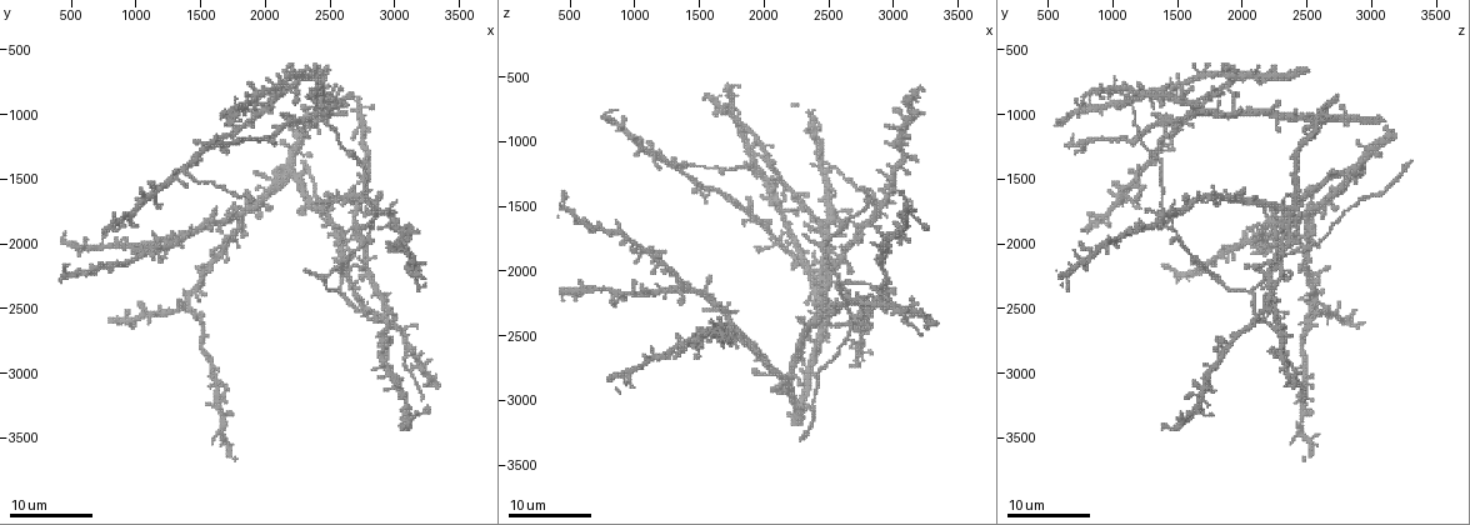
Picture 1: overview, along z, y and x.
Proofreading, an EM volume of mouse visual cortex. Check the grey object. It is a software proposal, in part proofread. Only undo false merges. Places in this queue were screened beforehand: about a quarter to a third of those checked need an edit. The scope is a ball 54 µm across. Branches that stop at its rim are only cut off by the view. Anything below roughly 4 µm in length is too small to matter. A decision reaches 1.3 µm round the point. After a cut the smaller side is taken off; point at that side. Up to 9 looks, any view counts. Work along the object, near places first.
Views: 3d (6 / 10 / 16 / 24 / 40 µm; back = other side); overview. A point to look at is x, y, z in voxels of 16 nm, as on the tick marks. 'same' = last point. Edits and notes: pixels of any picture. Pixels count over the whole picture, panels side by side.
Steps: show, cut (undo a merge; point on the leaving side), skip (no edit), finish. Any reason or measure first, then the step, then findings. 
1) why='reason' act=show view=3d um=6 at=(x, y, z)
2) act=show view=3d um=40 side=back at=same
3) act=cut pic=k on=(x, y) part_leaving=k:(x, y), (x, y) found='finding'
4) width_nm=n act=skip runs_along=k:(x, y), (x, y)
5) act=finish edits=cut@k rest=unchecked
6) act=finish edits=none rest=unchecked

why='branch point' act=show view=3d um=16 at=(2140, 1500, 2860)

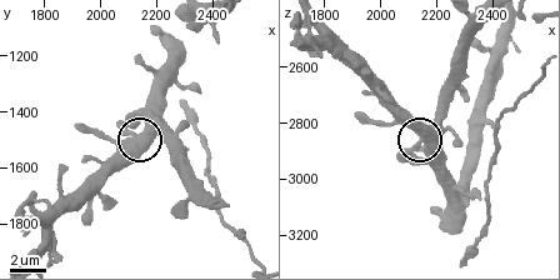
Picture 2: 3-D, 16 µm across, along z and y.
act=show view=3d um=10 at=(2140, 1500, 2850)

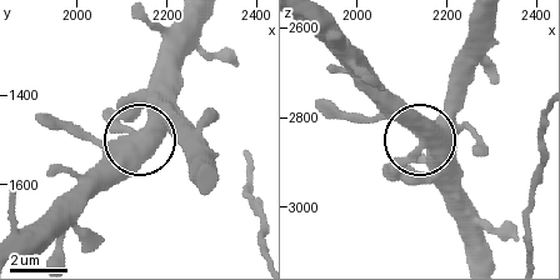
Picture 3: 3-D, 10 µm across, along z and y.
side_arm_um=7 act=skip found='continuous, no second cell'

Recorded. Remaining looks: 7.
why='thick turns thin' act=show view=3d um=16 at=(2860, 1740, 1440)

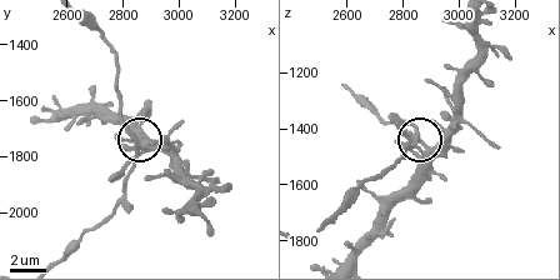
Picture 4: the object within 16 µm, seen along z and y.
act=show view=3d um=6 at=(2850, 1760, 1410)

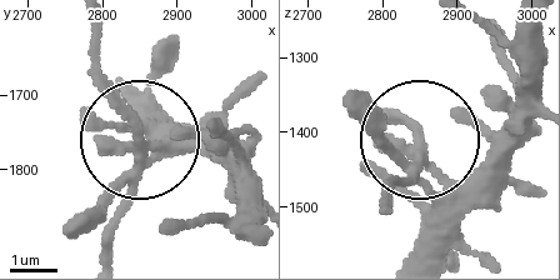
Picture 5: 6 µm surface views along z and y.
act=show view=3d um=6 side=back at=(2845, 1765, 1420)

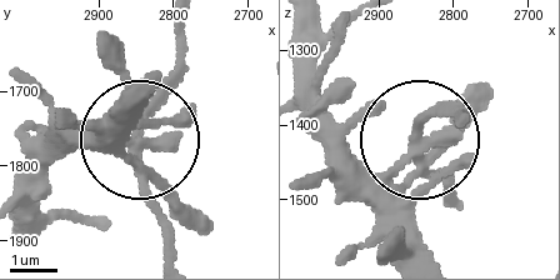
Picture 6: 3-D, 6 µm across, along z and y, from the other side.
act=skip runs_along=6:(463, 111), (428, 123), (379, 239) found='continuous, no second cell'

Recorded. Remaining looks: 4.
why='small branch off a trunk' act=show view=3d um=16 at=(1360, 1440, 1200)

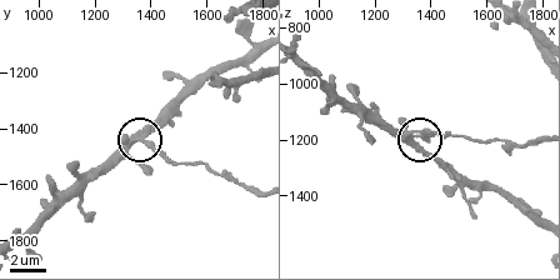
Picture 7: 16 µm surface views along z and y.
act=show view=3d um=6 at=(1340, 1440, 1210)

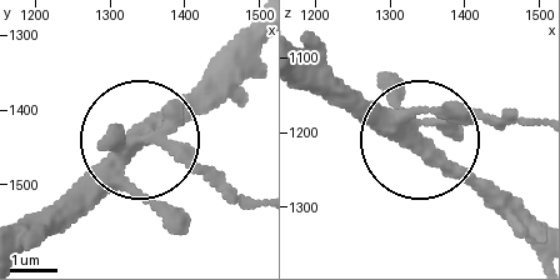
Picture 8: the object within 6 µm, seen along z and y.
arms=4 act=cut pic=8 on=(205, 179) found='two cells meet here'

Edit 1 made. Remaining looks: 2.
act=show view=3d um=24 at=(2580, 2280, 2200)

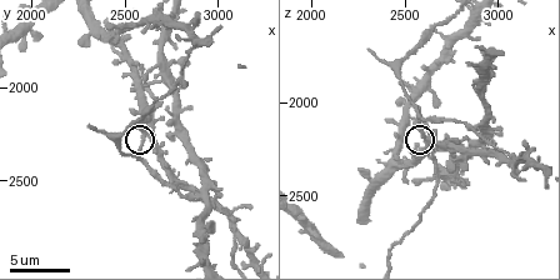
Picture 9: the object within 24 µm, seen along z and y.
why='zoom in' act=show view=3d um=6 at=(2580, 2260, 2180)

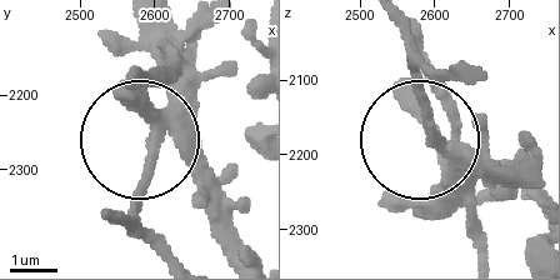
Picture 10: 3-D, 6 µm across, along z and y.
arms=3 act=skip found='continuous, no second cell'

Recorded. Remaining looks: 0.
act=finish edits=cut@8 rest=unchecked

